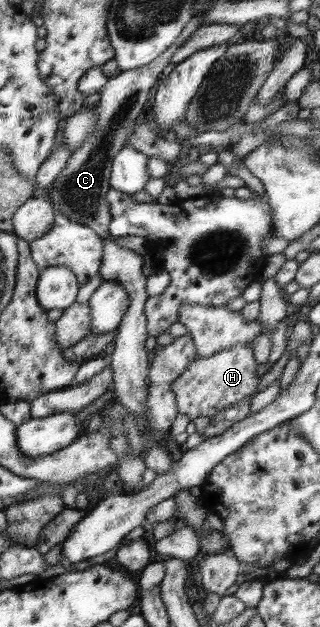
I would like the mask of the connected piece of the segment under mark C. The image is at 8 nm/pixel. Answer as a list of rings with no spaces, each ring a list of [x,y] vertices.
[[[192,17],[192,20],[184,26],[176,44],[169,46],[157,59],[146,66],[122,71],[114,78],[108,79],[102,87],[102,96],[94,109],[97,112],[97,121],[93,126],[93,131],[76,150],[72,150],[64,171],[56,178],[54,185],[43,193],[50,200],[50,204],[56,208],[57,213],[68,216],[76,224],[93,229],[102,239],[108,238],[112,216],[106,194],[111,190],[109,178],[113,158],[125,147],[126,137],[135,125],[136,118],[140,116],[152,88],[163,77],[161,72],[169,70],[169,62],[174,53],[194,34],[195,30],[204,24],[205,22],[200,17]]]

